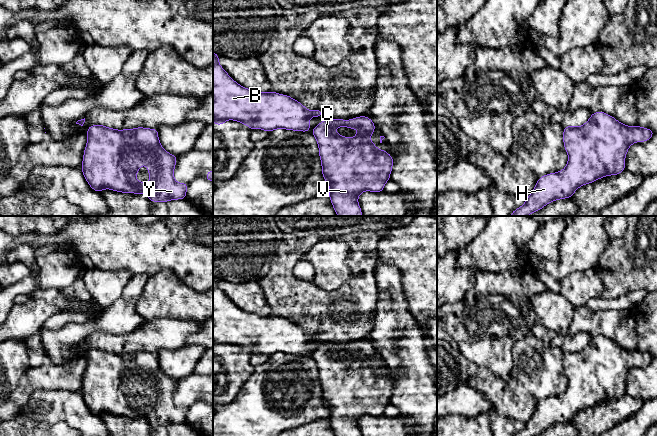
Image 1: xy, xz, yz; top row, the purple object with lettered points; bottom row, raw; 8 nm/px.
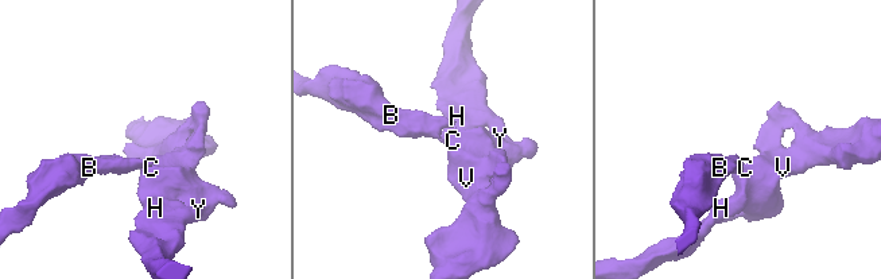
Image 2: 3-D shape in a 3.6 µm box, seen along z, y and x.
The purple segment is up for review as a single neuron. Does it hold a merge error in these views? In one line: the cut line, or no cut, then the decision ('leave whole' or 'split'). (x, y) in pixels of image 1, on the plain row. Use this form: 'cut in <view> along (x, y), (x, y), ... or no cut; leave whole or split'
cut in yz along (577, 351), (564, 352); split

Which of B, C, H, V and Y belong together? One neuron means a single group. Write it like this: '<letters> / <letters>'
B / C H V Y

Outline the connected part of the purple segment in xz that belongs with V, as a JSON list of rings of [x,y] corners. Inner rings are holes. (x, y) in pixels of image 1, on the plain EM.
[[[359,340],[350,344],[331,343],[324,344],[312,355],[319,370],[319,380],[322,389],[324,404],[329,408],[331,427],[335,436],[362,436],[358,428],[358,421],[363,415],[382,416],[384,409],[390,404],[390,397],[393,390],[393,382],[386,374],[379,374],[369,361],[374,357],[375,348],[367,340]],[[337,351],[348,351],[357,353],[359,356],[353,361],[344,361],[335,356]]]

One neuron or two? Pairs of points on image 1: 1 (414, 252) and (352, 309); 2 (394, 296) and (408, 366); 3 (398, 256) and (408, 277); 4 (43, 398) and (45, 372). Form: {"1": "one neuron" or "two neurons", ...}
{"1": "two neurons", "2": "one neuron", "3": "one neuron", "4": "two neurons"}

